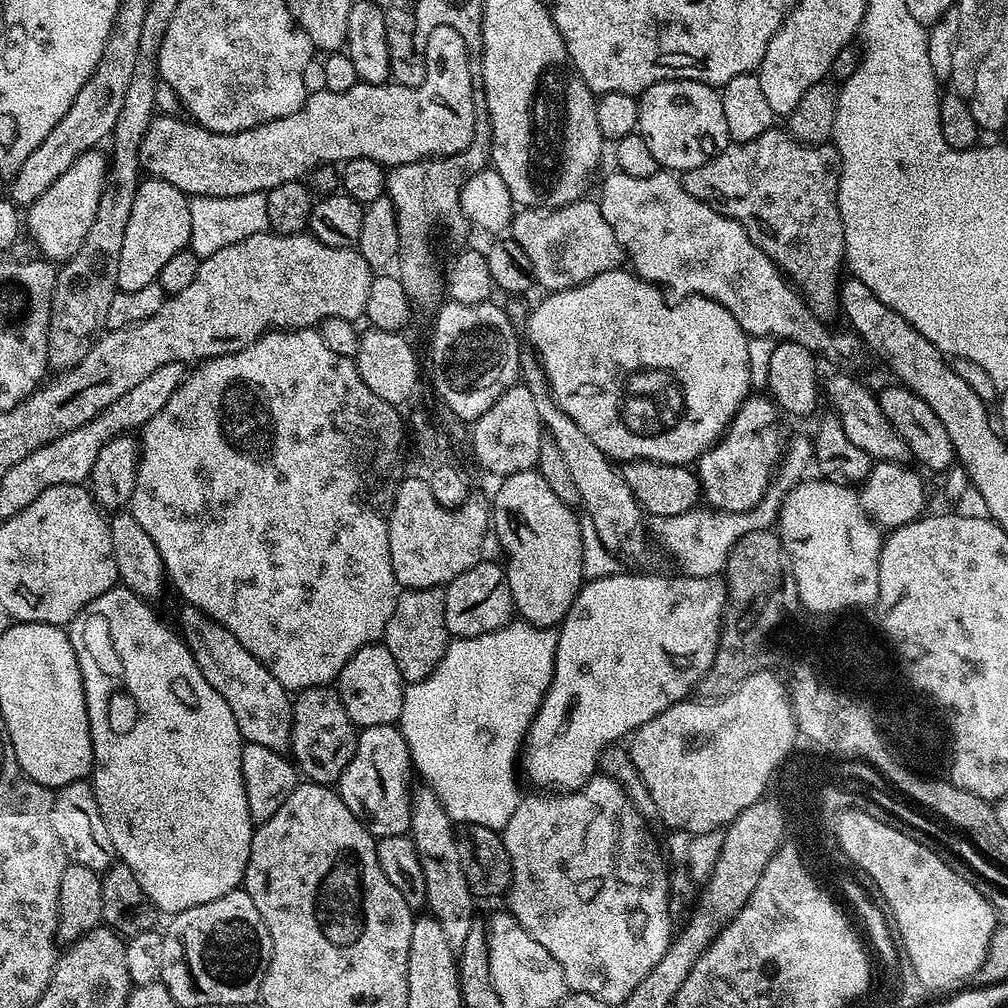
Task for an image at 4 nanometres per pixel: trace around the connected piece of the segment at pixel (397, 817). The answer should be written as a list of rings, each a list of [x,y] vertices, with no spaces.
[[[396,724],[370,726],[357,735],[354,758],[338,781],[342,802],[367,826],[373,836],[402,836],[412,827],[414,765]]]

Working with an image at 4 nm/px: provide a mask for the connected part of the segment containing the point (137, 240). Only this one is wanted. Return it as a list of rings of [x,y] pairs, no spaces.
[[[144,178],[134,194],[130,222],[126,222],[126,238],[122,238],[122,254],[118,254],[116,287],[121,292],[142,290],[142,286],[157,283],[162,266],[174,254],[185,251],[191,238],[189,197],[170,182]]]

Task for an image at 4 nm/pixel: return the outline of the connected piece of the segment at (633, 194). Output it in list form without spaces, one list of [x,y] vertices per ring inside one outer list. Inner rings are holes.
[[[612,170],[612,173],[604,180],[604,185],[600,188],[600,196],[598,195],[598,203],[602,214],[610,226],[614,230],[614,234],[618,238],[618,242],[624,248],[624,254],[627,263],[630,265],[631,271],[639,276],[641,280],[647,280],[649,284],[656,285],[661,290],[667,290],[669,293],[677,292],[677,297],[687,298],[689,296],[705,296],[714,302],[718,302],[726,310],[730,310],[730,314],[734,314],[734,318],[738,322],[738,326],[742,326],[742,330],[747,332],[749,337],[756,338],[756,336],[777,336],[777,341],[783,342],[785,340],[793,340],[802,346],[806,346],[810,351],[815,352],[817,357],[828,360],[848,360],[851,356],[856,356],[862,352],[862,341],[855,332],[845,330],[839,332],[838,329],[832,328],[836,326],[829,326],[825,321],[821,320],[819,316],[815,316],[812,312],[811,306],[808,301],[800,295],[799,291],[794,287],[791,280],[780,271],[776,263],[766,255],[765,252],[759,248],[755,242],[746,234],[746,230],[742,227],[737,220],[731,220],[728,216],[724,216],[716,207],[712,207],[705,201],[700,201],[698,198],[692,197],[684,189],[681,181],[677,179],[671,171],[661,170],[656,172],[650,178],[630,178],[630,174],[619,170]]]

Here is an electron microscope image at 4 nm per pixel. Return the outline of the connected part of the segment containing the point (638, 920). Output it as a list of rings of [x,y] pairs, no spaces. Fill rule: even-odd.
[[[597,774],[592,779],[587,780],[581,788],[575,790],[564,790],[559,794],[536,794],[540,796],[525,795],[520,804],[510,814],[510,822],[502,829],[504,845],[510,858],[512,867],[512,885],[508,887],[506,893],[507,911],[512,913],[517,922],[538,942],[538,946],[543,946],[545,950],[550,950],[550,958],[562,966],[562,974],[566,978],[569,989],[574,992],[585,992],[594,994],[594,998],[602,998],[609,1006],[620,1006],[630,994],[638,987],[638,982],[658,966],[658,961],[662,954],[666,954],[669,944],[674,935],[674,925],[668,913],[668,883],[669,865],[664,865],[664,856],[660,853],[660,844],[656,841],[656,836],[651,832],[649,821],[644,820],[642,814],[632,805],[632,800],[624,793],[624,787],[611,780],[609,776]]]

